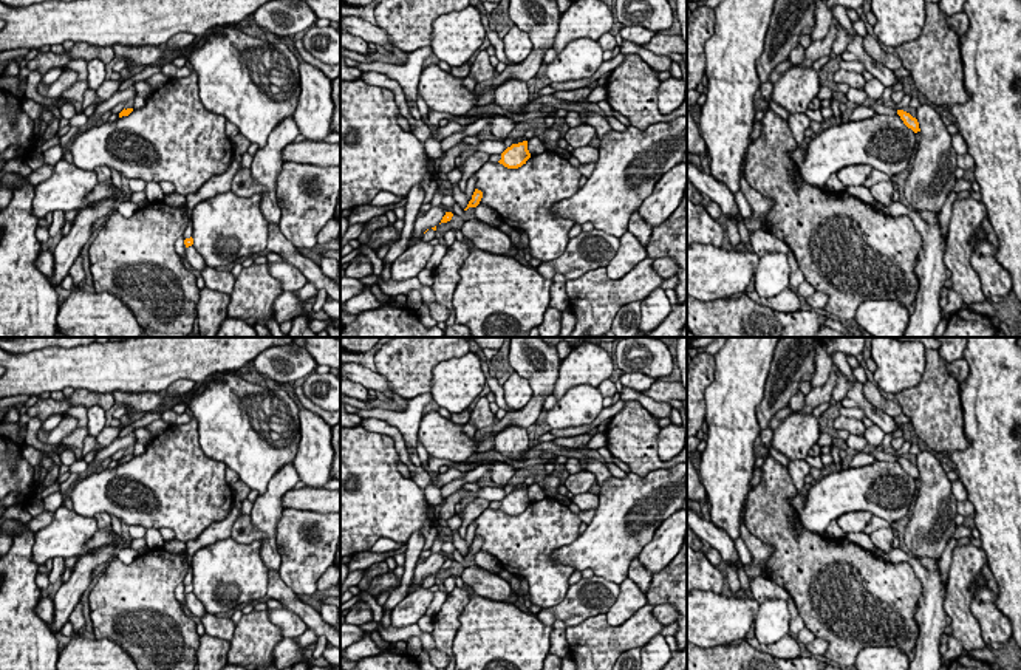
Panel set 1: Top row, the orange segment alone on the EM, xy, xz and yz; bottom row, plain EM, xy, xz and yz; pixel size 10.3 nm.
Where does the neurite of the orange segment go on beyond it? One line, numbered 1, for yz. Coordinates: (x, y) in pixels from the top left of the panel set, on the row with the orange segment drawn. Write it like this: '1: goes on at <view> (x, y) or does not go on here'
1: does not go on here

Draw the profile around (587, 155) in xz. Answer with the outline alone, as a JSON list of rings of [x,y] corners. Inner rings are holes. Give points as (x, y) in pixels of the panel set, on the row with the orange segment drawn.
[[[591,145],[579,147],[572,150],[572,156],[575,156],[580,164],[591,164],[599,161],[599,149]]]

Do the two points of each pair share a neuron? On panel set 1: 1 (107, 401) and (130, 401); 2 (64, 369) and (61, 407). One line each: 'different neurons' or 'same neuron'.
1: different neurons
2: different neurons

